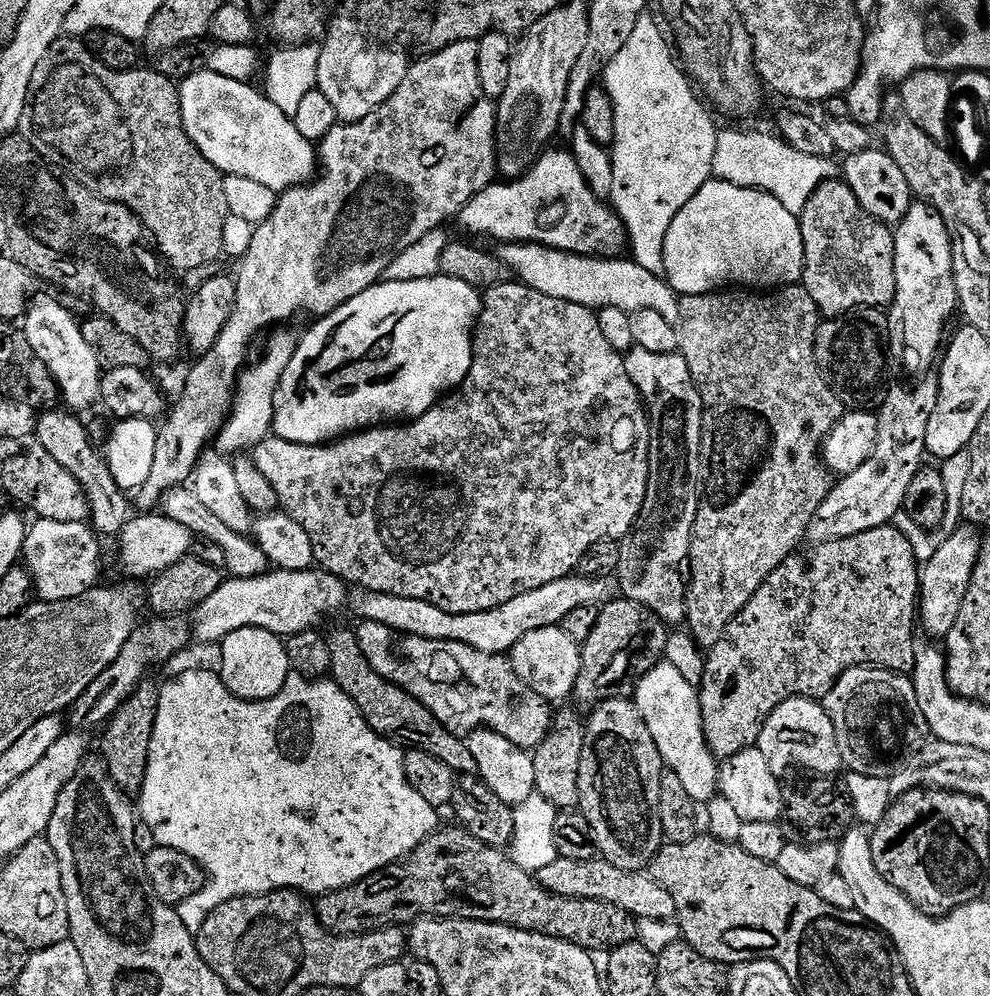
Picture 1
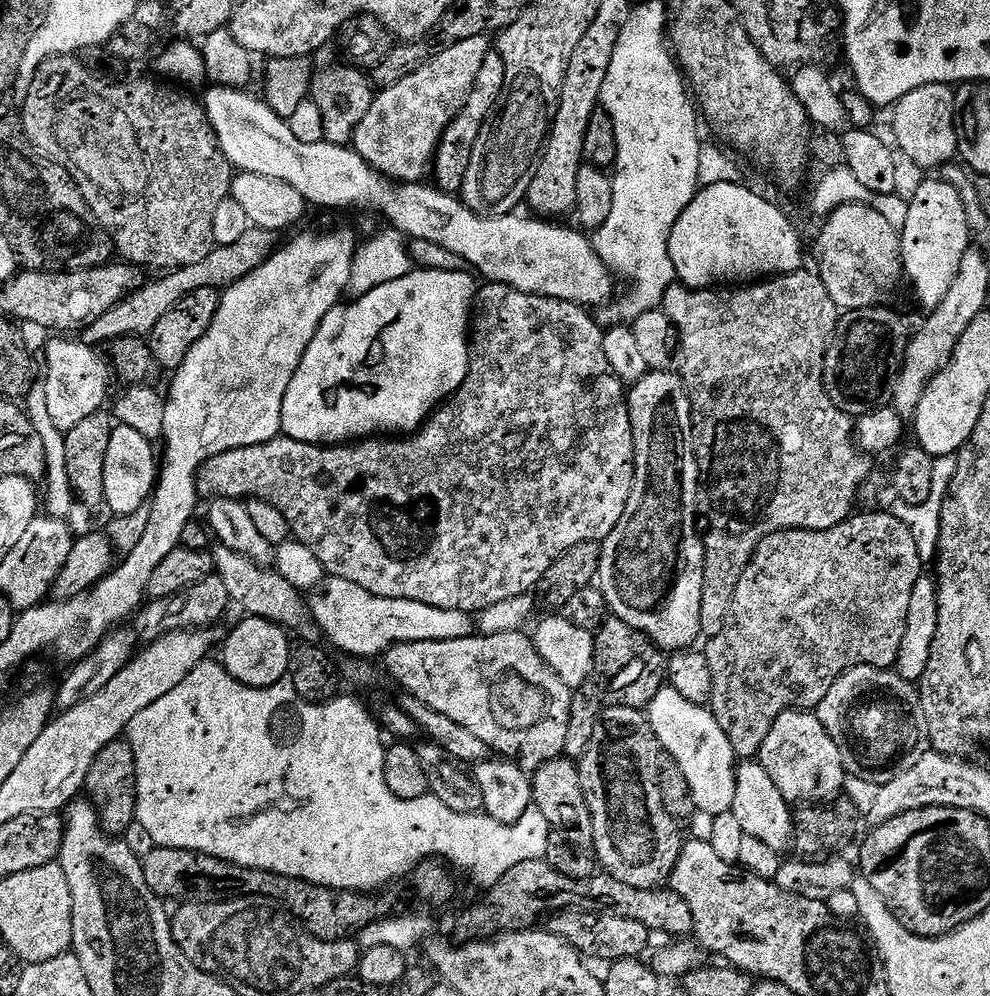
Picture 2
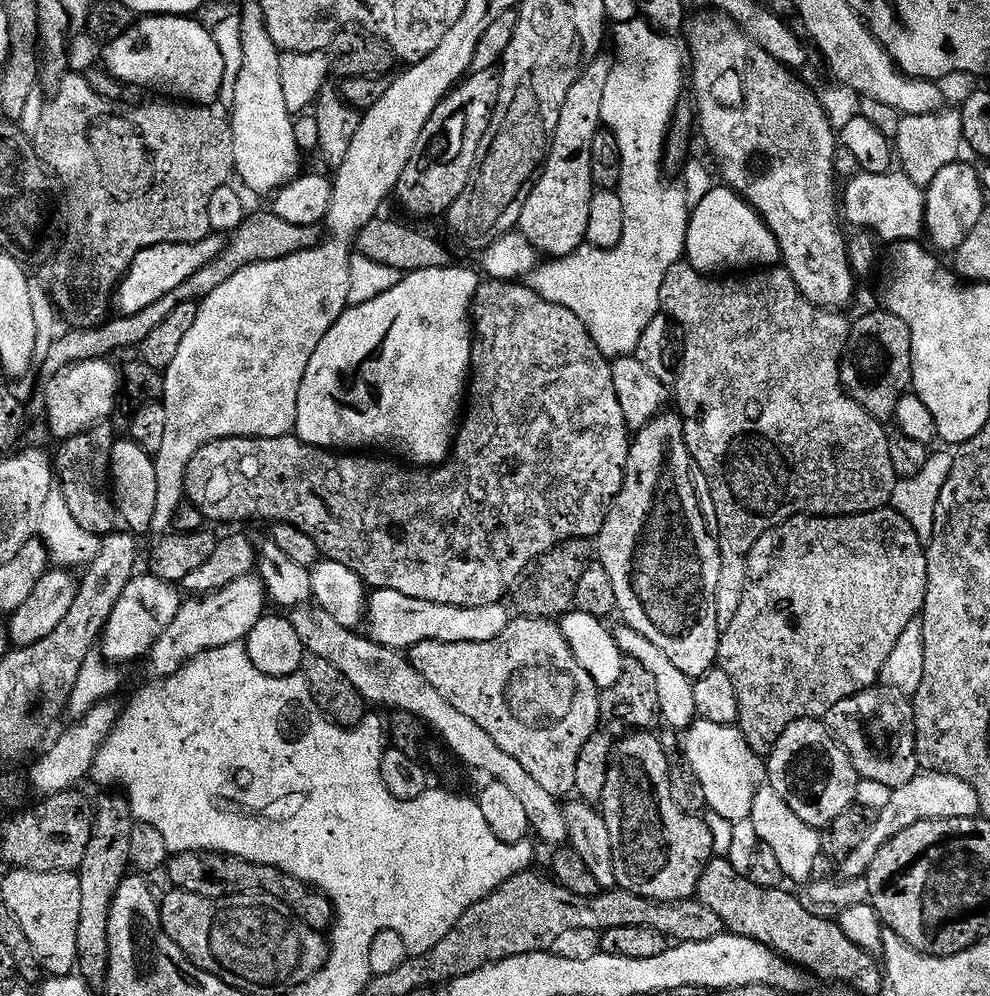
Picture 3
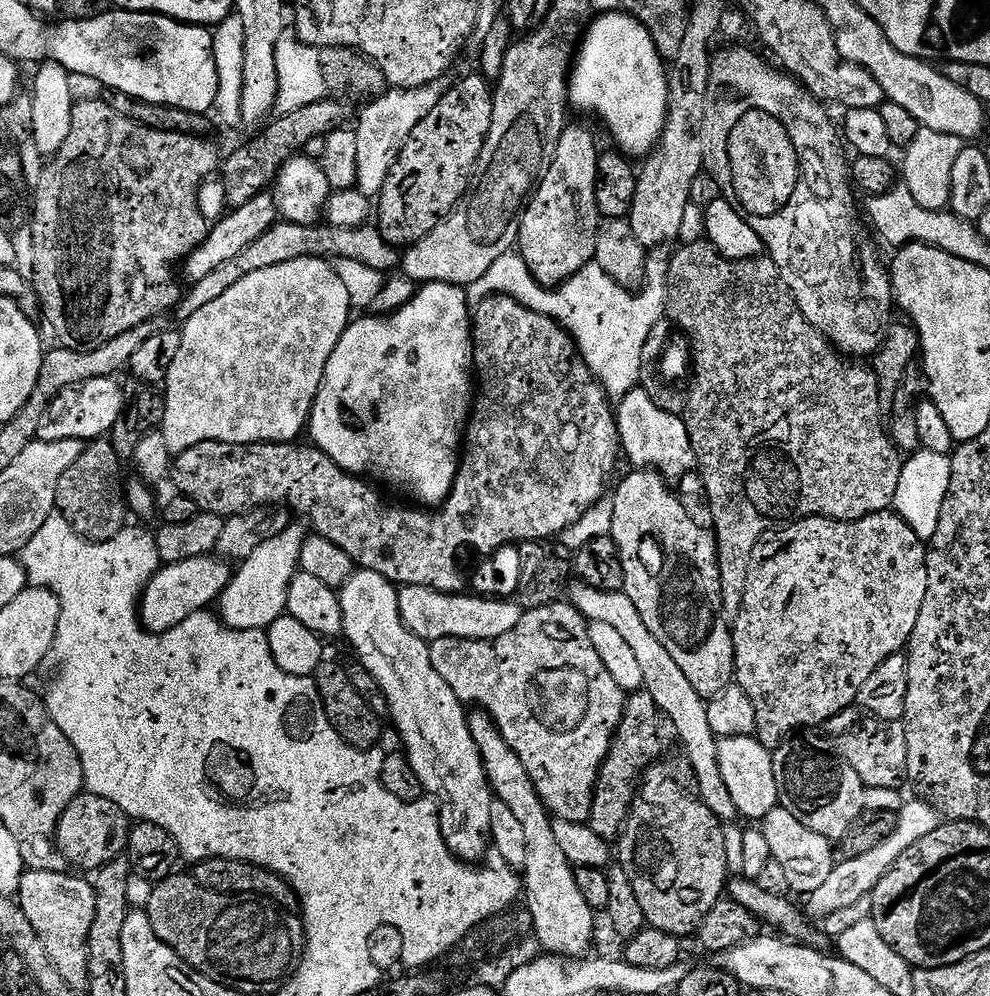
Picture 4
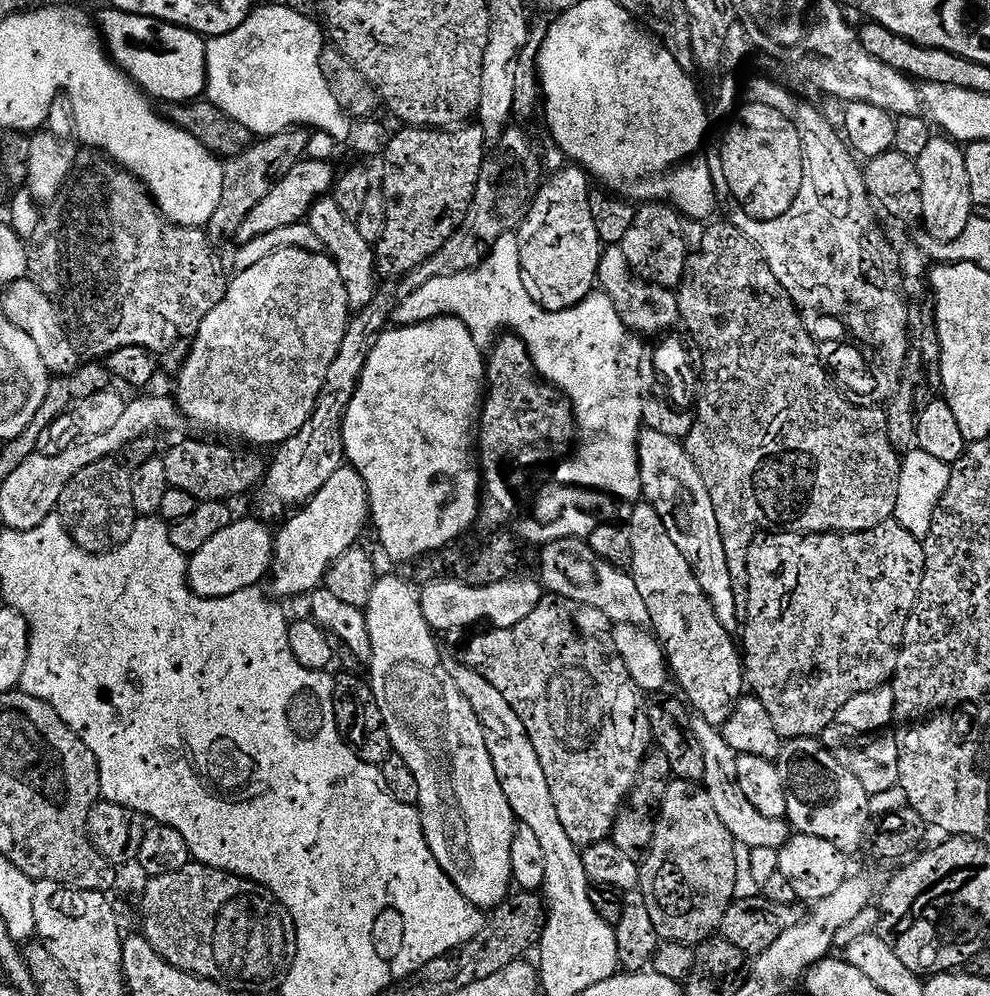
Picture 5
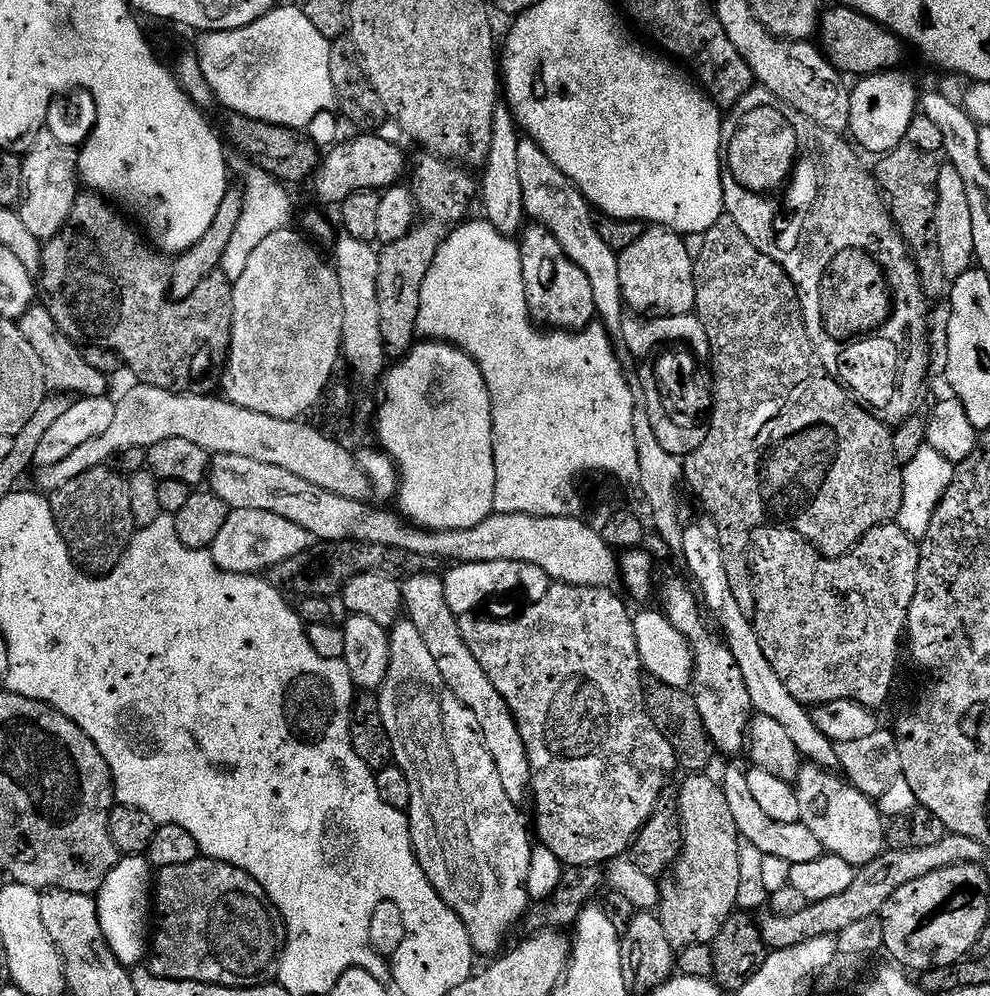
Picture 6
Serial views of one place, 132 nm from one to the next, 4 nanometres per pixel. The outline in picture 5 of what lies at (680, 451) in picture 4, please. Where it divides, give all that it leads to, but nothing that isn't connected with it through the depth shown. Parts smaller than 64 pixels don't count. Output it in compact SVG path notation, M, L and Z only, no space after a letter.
M649 427L639 434L637 452L643 499L651 508L658 510L658 518L662 518L670 538L674 538L674 546L678 546L678 550L682 550L682 558L690 562L690 570L694 570L698 586L702 586L702 594L706 594L710 606L714 606L718 622L722 622L726 631L739 633L742 608L734 594L730 566L726 563L726 546L722 546L718 514L714 514L714 502L710 502L710 490L706 490L706 482L702 482L698 466L694 466L687 447L677 437L667 436Z

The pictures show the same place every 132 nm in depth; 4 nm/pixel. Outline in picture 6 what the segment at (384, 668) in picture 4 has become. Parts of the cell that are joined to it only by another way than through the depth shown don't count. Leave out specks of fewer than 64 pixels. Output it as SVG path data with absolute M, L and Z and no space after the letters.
M407 618L401 619L390 630L390 670L386 674L384 685L378 690L378 699L382 722L386 722L386 734L390 734L395 767L402 769L410 782L410 806L406 815L412 835L412 845L416 851L416 860L422 866L426 878L430 878L430 886L434 886L434 890L442 898L442 902L446 902L446 906L450 906L450 910L454 910L454 914L458 914L458 918L462 918L462 922L470 934L473 953L480 955L481 952L482 955L488 956L487 958L495 957L505 947L505 945L503 946L504 939L511 934L512 927L523 921L530 907L528 879L530 878L530 854L534 847L534 840L530 835L529 825L527 828L523 818L520 817L521 809L513 800L506 798L502 778L498 778L498 766L494 766L494 758L490 758L490 750L484 744L483 736L480 735L478 718L474 718L472 711L456 697L450 690L450 686L446 686L438 665L434 663L434 658L426 647L426 641L422 638L422 634L418 634L418 626L414 626L414 622Z

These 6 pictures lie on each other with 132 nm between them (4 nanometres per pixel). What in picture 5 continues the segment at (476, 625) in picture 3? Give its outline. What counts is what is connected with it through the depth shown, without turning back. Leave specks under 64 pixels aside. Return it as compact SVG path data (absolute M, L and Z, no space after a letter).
M513 575L507 580L499 580L488 586L470 586L447 578L423 585L419 589L422 614L426 614L426 622L440 634L452 632L455 628L468 628L471 624L482 623L483 620L489 620L492 628L518 626L522 618L534 614L546 595L539 579L527 580L520 575Z

